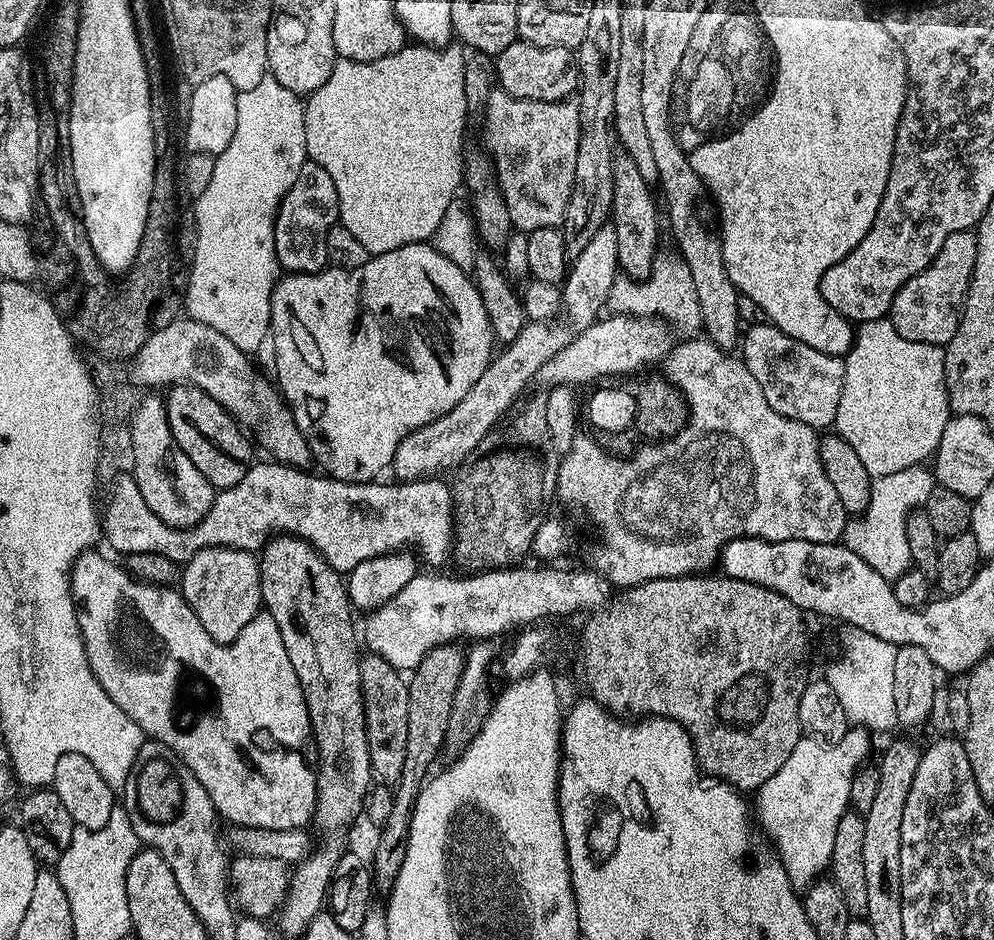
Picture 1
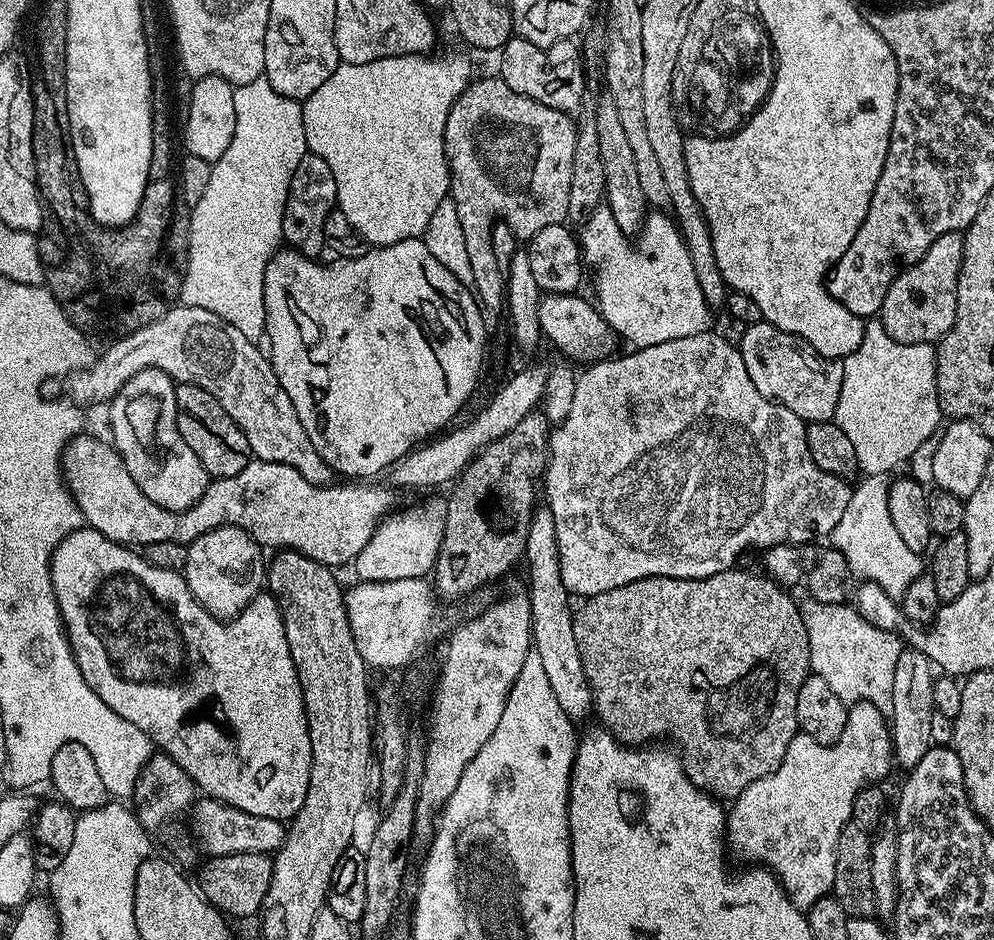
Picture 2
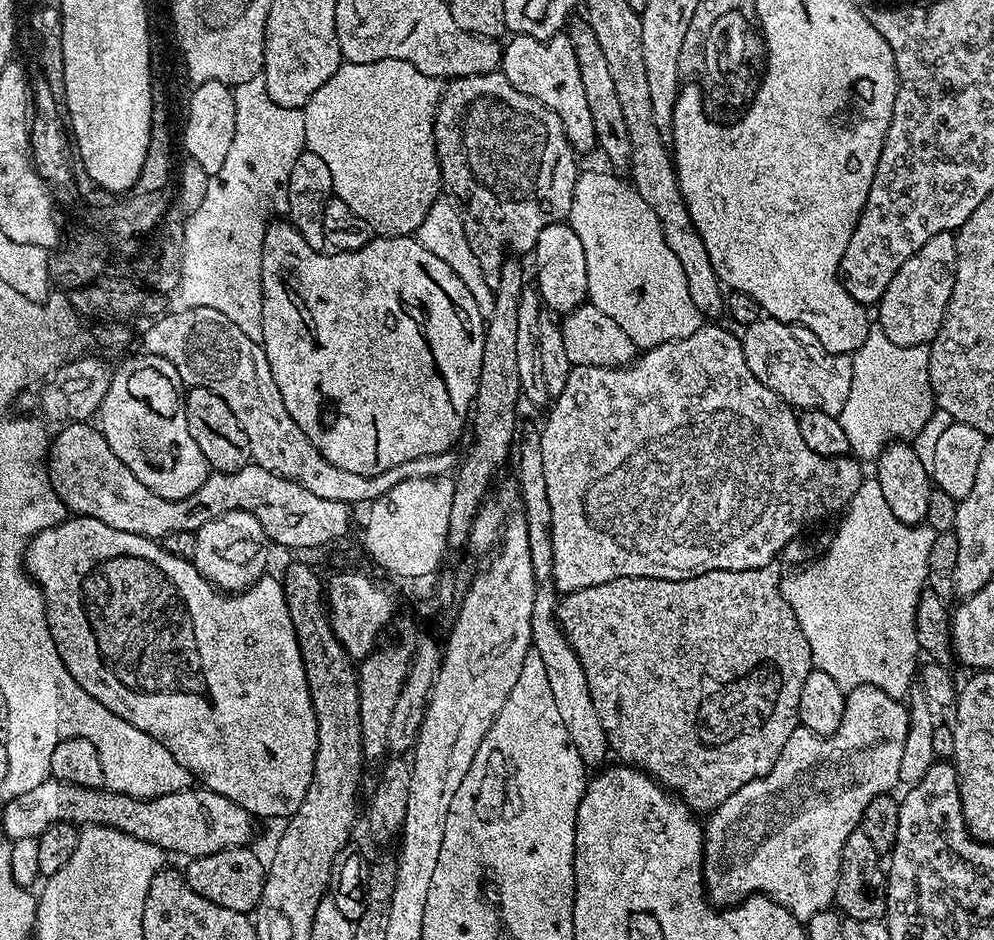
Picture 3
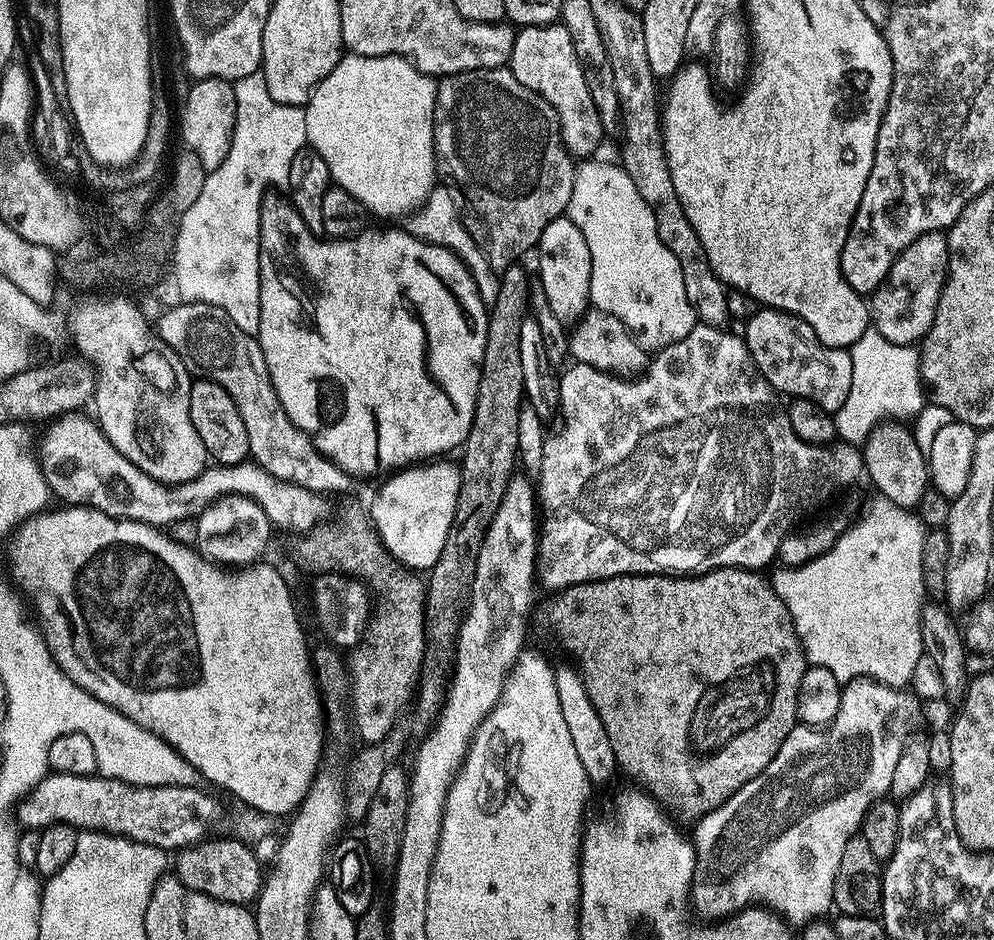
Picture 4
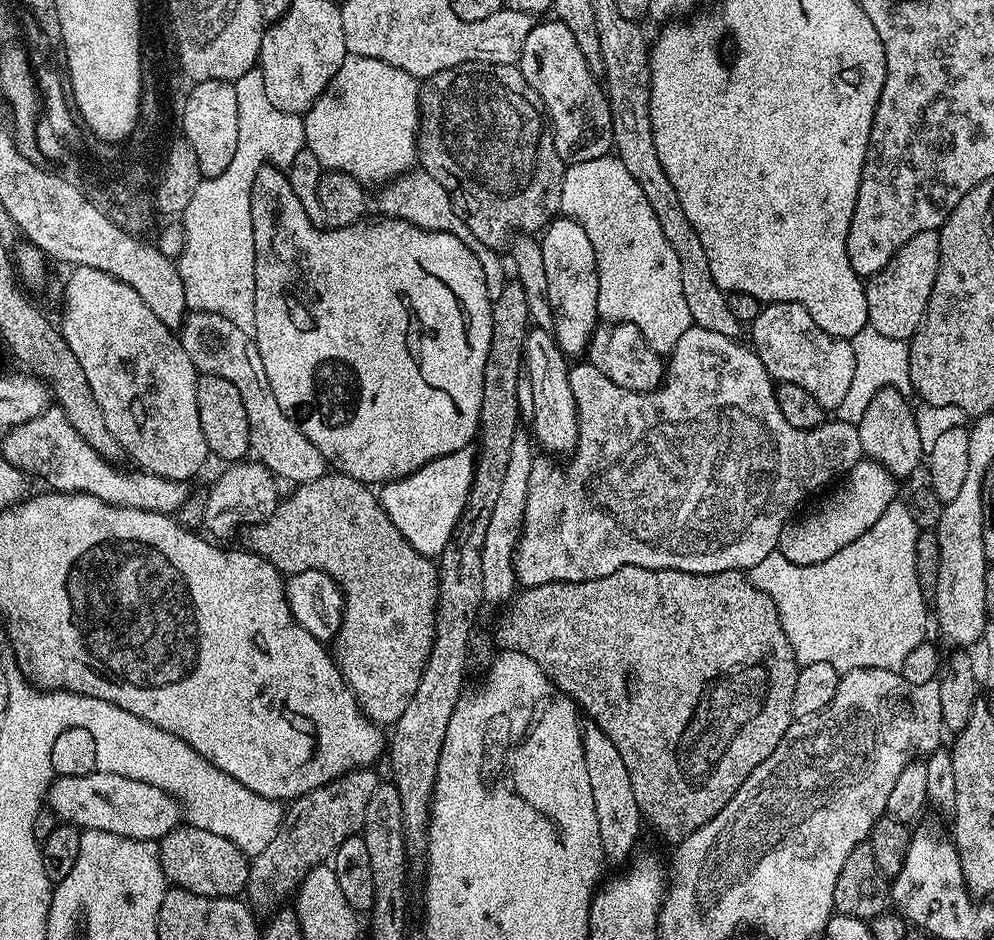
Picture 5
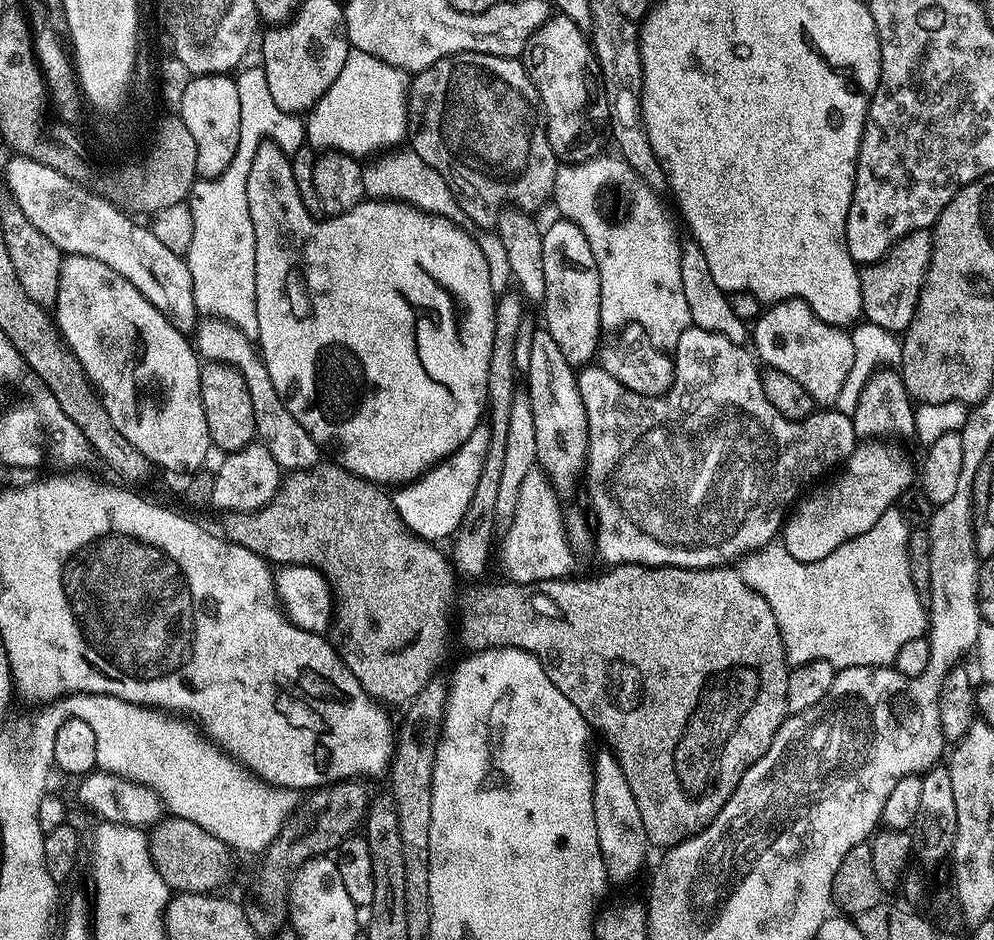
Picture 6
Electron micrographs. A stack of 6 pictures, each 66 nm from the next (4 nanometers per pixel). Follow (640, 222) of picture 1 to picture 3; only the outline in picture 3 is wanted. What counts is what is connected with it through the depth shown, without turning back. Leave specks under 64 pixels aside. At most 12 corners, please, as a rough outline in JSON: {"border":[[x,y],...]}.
{"border":[[569,19],[597,149],[628,168],[630,130],[587,19]]}

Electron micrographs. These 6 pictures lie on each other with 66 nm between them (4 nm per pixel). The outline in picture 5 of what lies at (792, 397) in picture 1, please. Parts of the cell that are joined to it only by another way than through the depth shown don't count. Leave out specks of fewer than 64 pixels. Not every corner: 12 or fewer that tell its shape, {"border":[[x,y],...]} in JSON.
{"border":[[794,302],[764,304],[751,347],[773,381],[839,409],[849,341]]}

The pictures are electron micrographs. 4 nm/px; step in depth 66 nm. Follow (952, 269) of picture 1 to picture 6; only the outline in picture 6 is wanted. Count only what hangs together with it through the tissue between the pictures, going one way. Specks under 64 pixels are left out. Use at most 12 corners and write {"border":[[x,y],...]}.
{"border":[[931,231],[860,268],[862,316],[900,334],[916,313]]}

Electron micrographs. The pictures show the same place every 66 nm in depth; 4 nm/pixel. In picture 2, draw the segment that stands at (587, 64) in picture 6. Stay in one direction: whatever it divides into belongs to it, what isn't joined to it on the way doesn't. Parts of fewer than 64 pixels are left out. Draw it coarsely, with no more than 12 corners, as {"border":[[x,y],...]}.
{"border":[[513,38],[499,79],[554,110],[579,113],[584,64],[572,40]]}

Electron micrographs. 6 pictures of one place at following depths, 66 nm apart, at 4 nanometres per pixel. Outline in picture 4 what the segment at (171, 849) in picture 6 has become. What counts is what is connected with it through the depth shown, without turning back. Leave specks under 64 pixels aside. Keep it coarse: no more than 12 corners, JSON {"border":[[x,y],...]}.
{"border":[[239,838],[174,856],[184,887],[231,904],[260,895],[260,860]]}

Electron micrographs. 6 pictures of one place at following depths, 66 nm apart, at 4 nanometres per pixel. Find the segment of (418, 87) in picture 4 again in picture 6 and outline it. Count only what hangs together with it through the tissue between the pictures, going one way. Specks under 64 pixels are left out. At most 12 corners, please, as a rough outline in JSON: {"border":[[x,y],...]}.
{"border":[[349,51],[307,143],[368,158],[408,132],[409,73]]}

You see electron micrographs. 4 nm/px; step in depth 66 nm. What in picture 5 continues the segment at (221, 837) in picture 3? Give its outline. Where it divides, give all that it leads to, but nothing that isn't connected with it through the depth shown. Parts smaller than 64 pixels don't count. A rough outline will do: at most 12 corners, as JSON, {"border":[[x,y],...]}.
{"border":[[97,770],[53,779],[47,807],[81,830],[158,842],[169,792]]}

